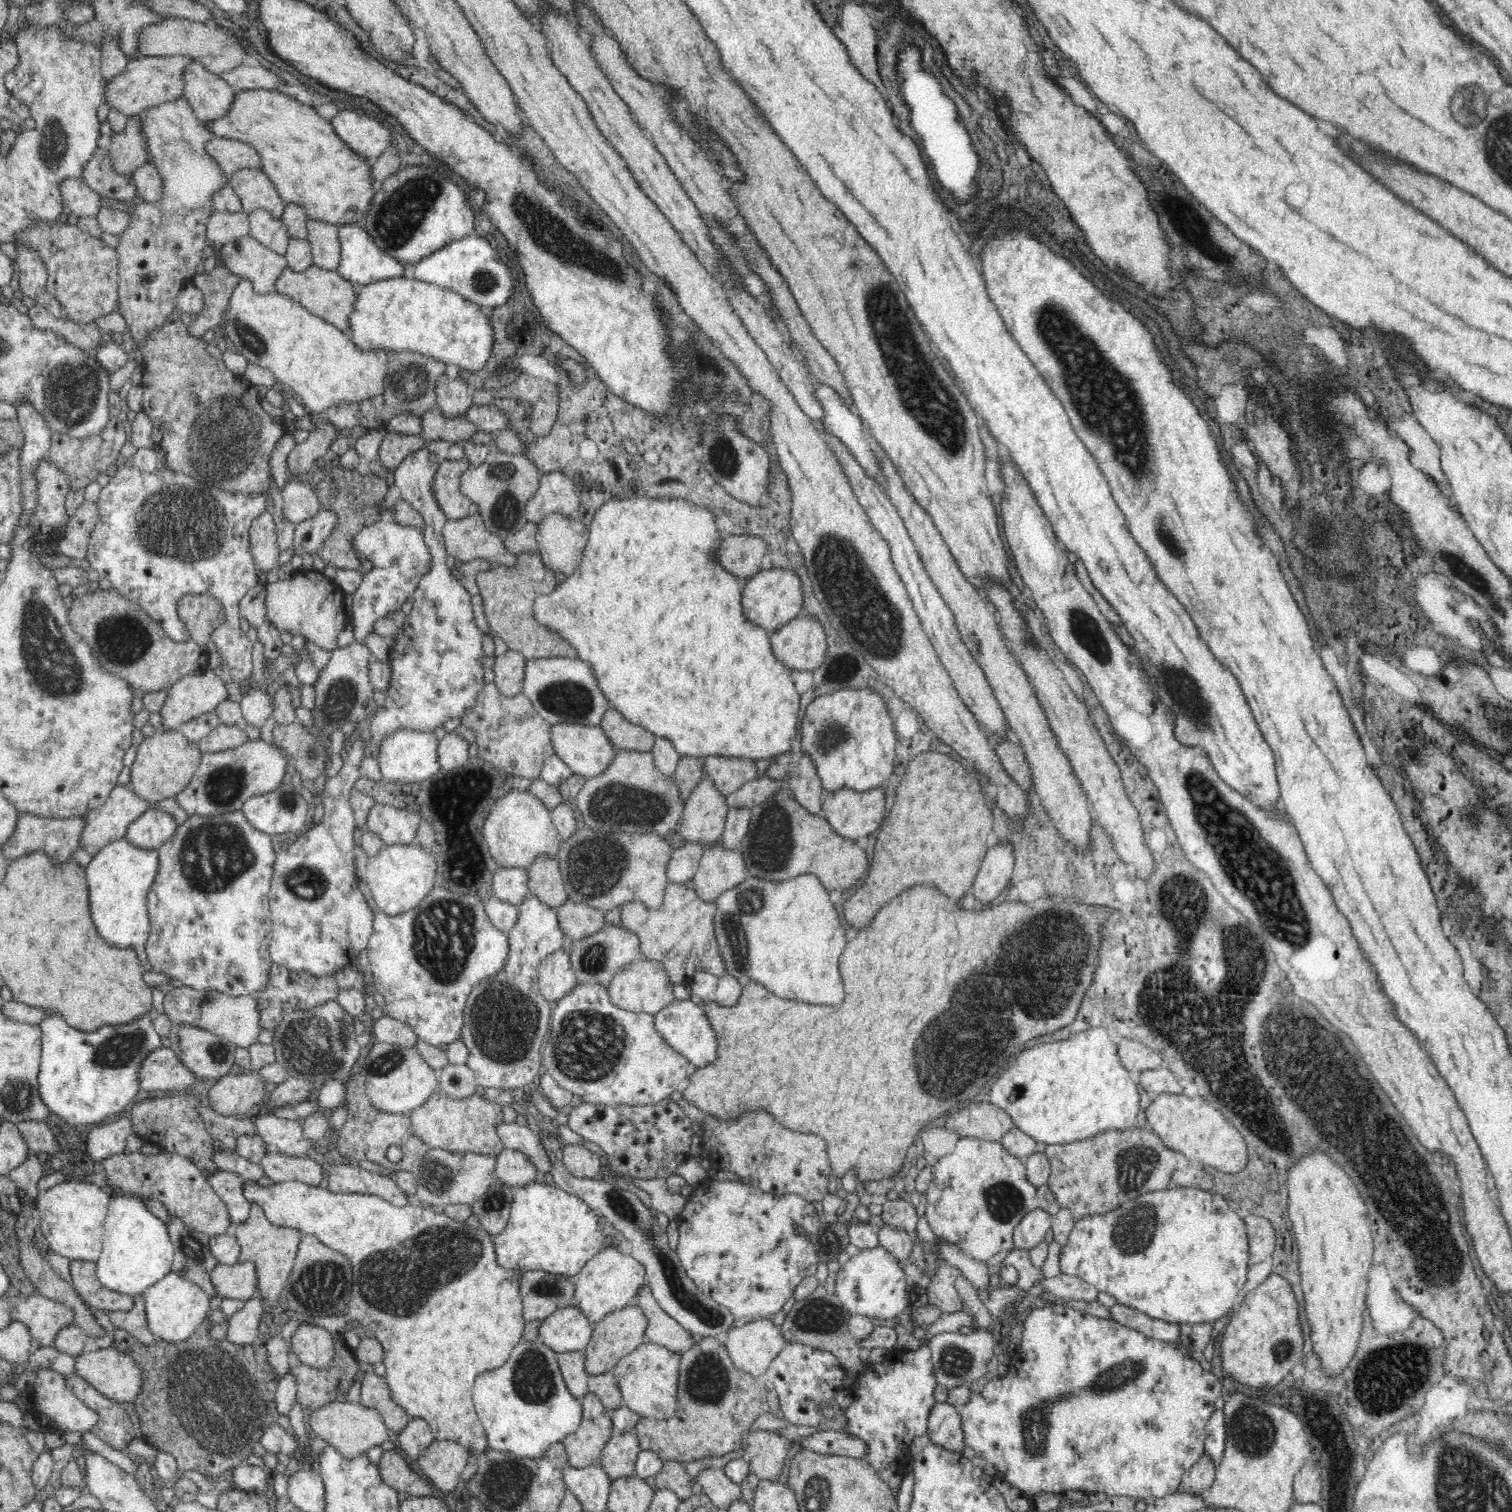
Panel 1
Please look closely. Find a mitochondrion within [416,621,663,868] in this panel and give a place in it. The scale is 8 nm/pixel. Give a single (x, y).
(569, 700)

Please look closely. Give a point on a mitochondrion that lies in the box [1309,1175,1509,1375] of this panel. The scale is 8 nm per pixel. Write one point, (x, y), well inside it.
(1432, 1237)

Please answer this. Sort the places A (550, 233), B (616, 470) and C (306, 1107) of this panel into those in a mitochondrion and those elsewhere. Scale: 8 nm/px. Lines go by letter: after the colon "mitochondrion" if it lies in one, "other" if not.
A: mitochondrion
B: other
C: other

